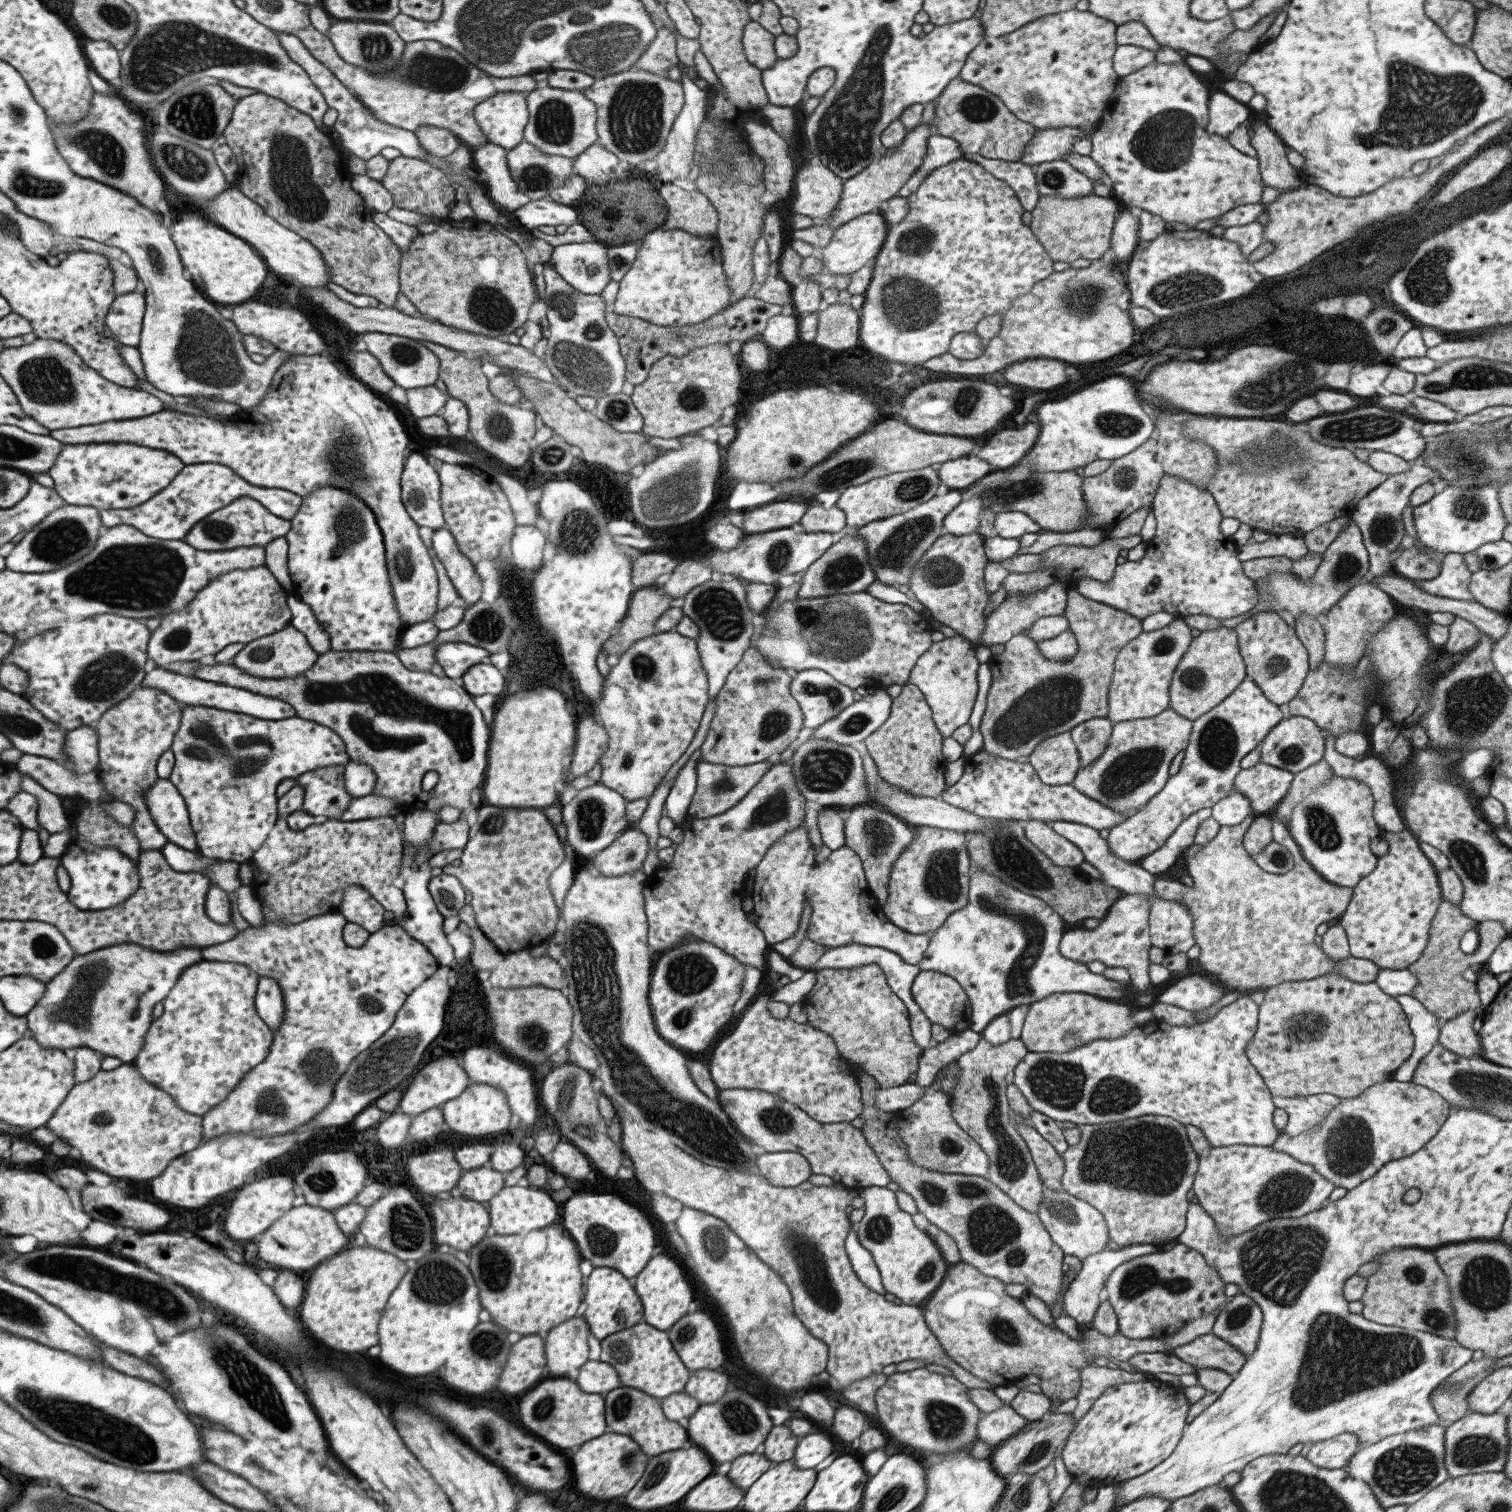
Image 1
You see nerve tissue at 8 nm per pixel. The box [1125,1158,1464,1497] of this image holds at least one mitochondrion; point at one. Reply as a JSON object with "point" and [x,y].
{"point":[1343,1360]}

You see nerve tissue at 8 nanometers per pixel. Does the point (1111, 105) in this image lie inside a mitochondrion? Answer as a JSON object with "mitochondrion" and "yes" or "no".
{"mitochondrion":"no"}

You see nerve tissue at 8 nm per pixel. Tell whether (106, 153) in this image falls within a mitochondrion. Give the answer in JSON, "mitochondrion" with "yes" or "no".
{"mitochondrion":"yes"}

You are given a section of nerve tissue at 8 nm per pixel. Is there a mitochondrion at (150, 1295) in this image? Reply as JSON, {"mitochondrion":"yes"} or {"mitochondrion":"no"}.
{"mitochondrion":"yes"}

